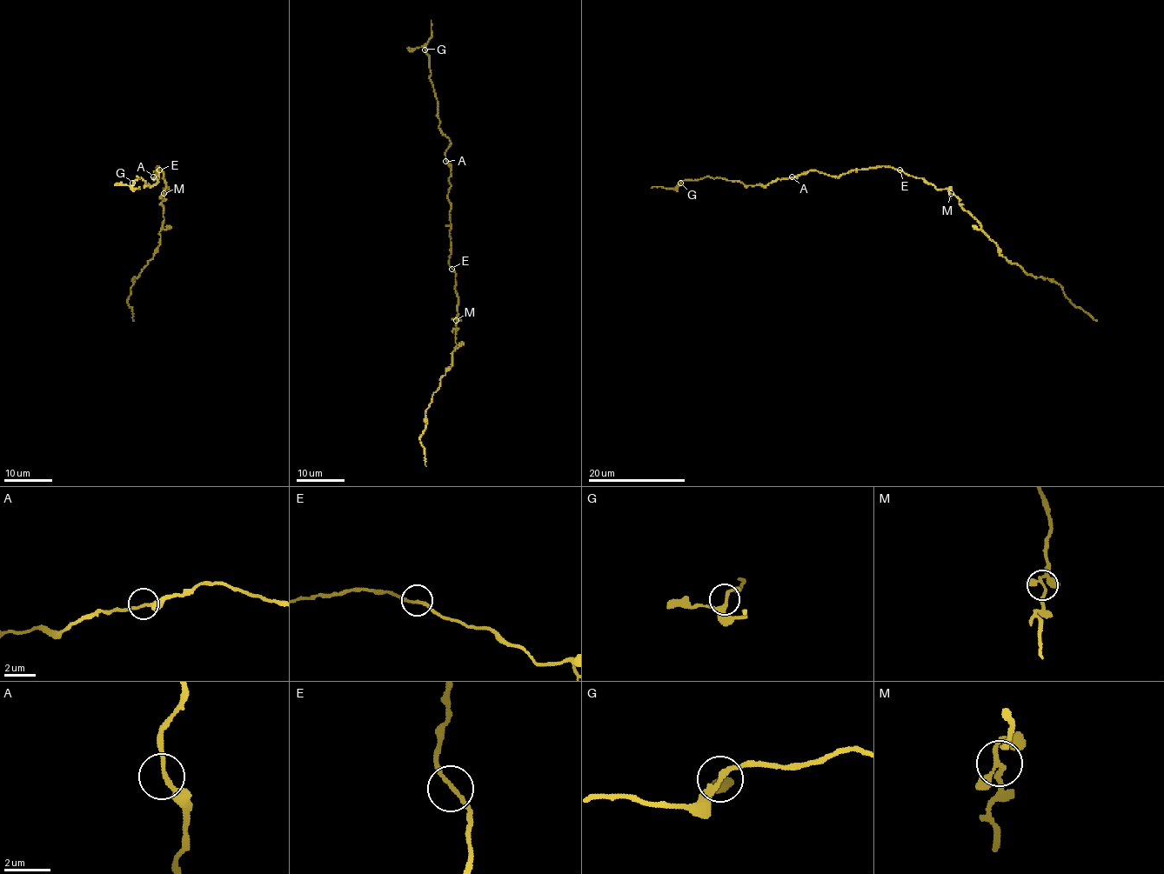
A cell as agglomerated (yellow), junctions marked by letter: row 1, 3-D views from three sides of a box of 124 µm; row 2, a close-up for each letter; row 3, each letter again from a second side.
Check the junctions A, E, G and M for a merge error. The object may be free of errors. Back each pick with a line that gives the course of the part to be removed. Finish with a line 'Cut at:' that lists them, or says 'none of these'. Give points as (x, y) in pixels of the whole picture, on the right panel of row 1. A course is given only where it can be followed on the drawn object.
Cut at: none of these

